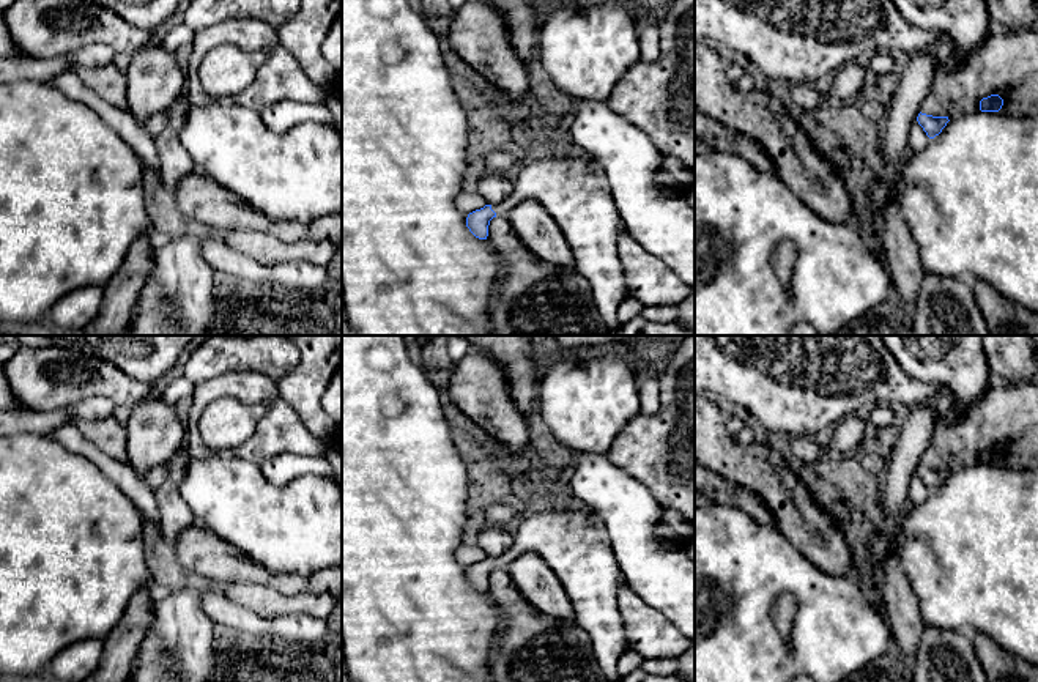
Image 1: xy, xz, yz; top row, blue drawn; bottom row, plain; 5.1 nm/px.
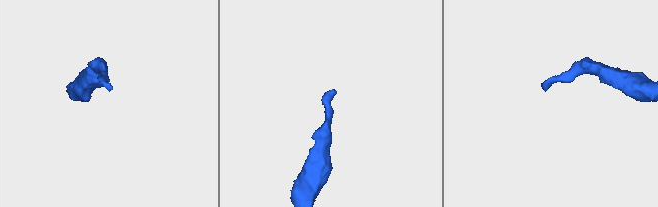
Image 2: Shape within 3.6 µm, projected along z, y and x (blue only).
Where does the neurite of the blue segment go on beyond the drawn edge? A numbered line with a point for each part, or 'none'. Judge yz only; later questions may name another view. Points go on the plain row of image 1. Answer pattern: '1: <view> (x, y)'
none

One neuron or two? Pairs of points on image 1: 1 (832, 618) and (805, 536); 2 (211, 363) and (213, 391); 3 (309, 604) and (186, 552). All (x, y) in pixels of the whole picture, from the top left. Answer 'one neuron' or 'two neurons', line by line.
1: two neurons
2: two neurons
3: two neurons

